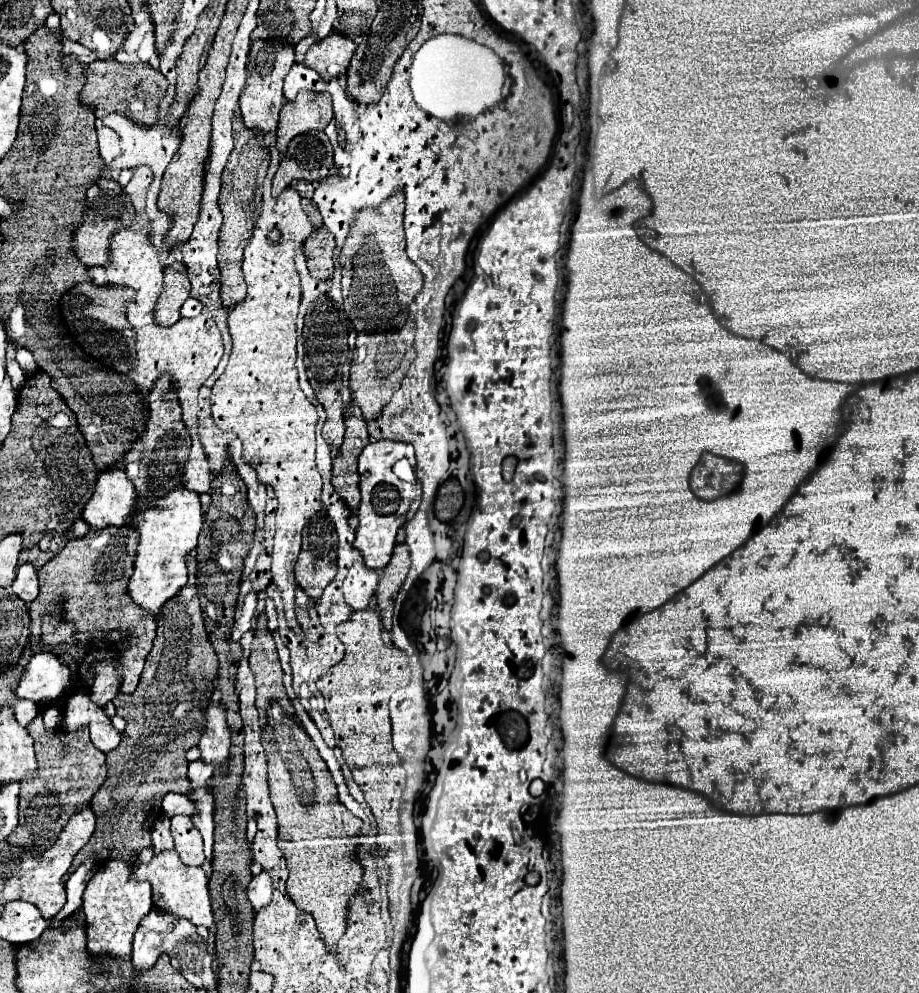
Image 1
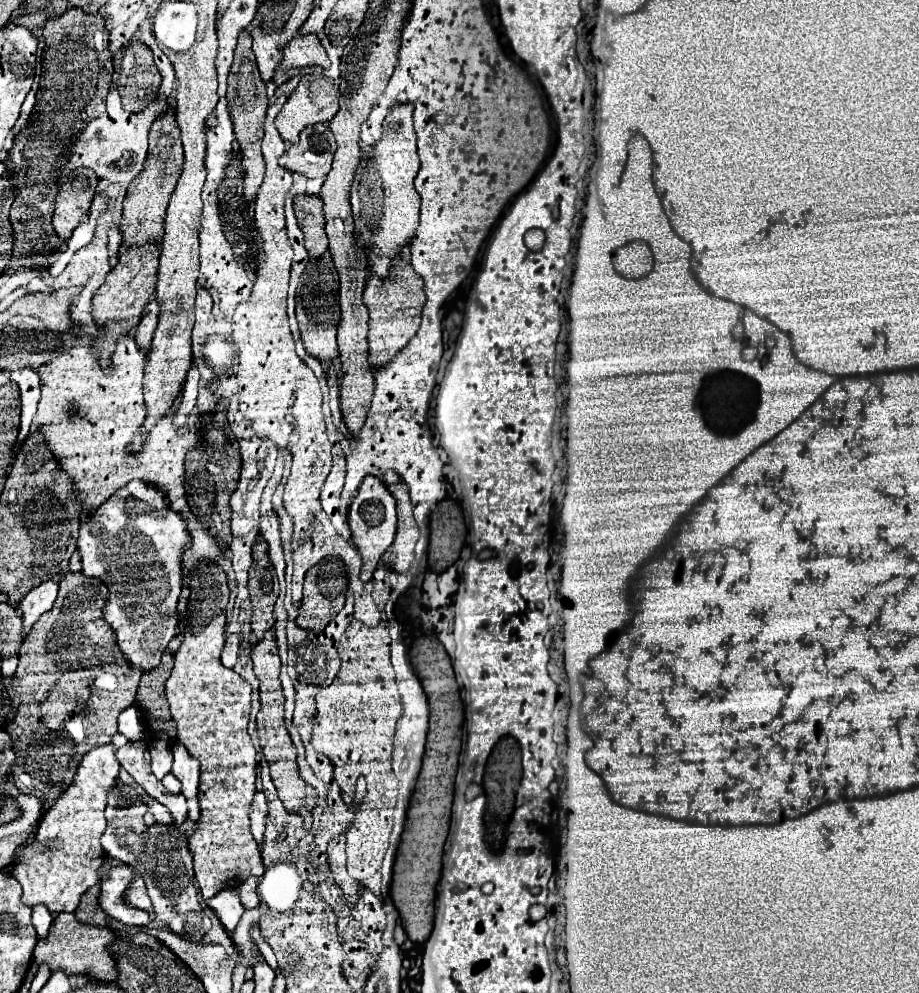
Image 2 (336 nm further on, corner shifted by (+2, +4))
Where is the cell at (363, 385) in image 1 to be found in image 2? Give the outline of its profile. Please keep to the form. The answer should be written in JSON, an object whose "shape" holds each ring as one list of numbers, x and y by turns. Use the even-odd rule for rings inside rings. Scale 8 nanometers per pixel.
{"shape":[[402,256,396,260,392,266,392,274,386,280,380,280,378,276,370,274,366,276,366,290,364,290,364,306,368,308,370,314,370,334,368,334,368,344,370,344,370,354,368,362,372,368,380,370,390,364,390,360,408,346,408,342,416,336,420,328,420,316,422,308,426,304,426,294,422,290,422,280,416,276,410,264,410,256]]}

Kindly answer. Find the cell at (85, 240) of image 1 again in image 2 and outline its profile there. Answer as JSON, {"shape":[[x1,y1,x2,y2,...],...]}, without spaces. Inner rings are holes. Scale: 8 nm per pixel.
{"shape":[[76,176,60,186,54,202,54,230,62,240,68,240,72,230,86,220,98,184,98,176,82,176,82,180,74,178]]}

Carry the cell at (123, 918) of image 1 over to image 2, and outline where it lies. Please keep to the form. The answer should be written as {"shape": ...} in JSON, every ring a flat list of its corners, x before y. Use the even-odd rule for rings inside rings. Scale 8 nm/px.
{"shape":[[106,862,100,870,100,894,98,906,114,920,126,926,148,926,150,914,146,910,134,908,126,902,126,890,134,878,132,868,126,864]]}

